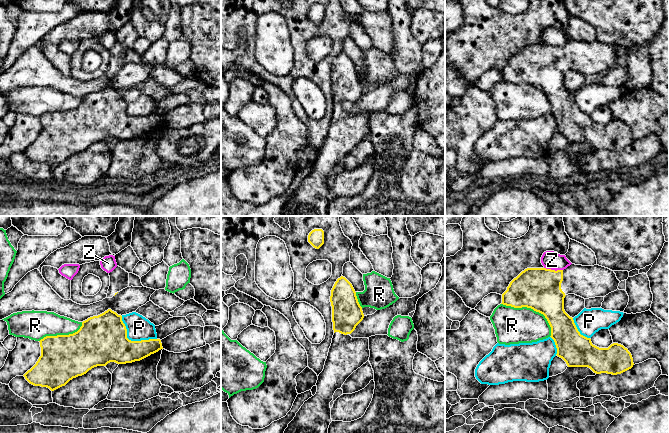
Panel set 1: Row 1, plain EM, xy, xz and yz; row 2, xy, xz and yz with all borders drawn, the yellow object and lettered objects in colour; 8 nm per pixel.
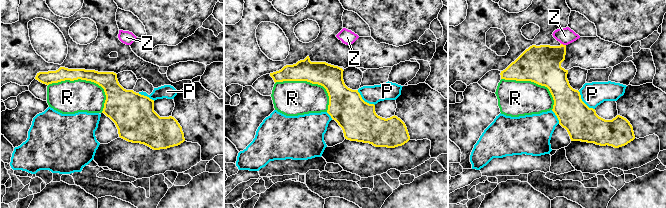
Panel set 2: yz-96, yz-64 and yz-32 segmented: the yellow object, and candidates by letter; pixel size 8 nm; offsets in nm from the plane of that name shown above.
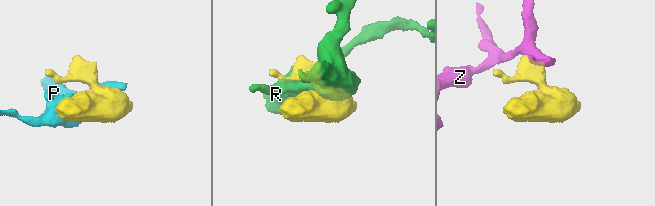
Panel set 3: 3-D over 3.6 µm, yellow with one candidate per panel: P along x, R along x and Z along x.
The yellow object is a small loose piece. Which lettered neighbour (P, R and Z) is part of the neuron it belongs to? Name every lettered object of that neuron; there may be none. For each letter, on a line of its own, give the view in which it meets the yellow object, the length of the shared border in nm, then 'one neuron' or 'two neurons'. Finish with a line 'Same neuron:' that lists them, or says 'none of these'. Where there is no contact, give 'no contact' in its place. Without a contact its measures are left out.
P: contact in xy; length 340 nm; two neurons
R: contact in yz; length 480 nm; two neurons
Z: contact in yz; length 150 nm; two neurons
Same neuron: none of these

